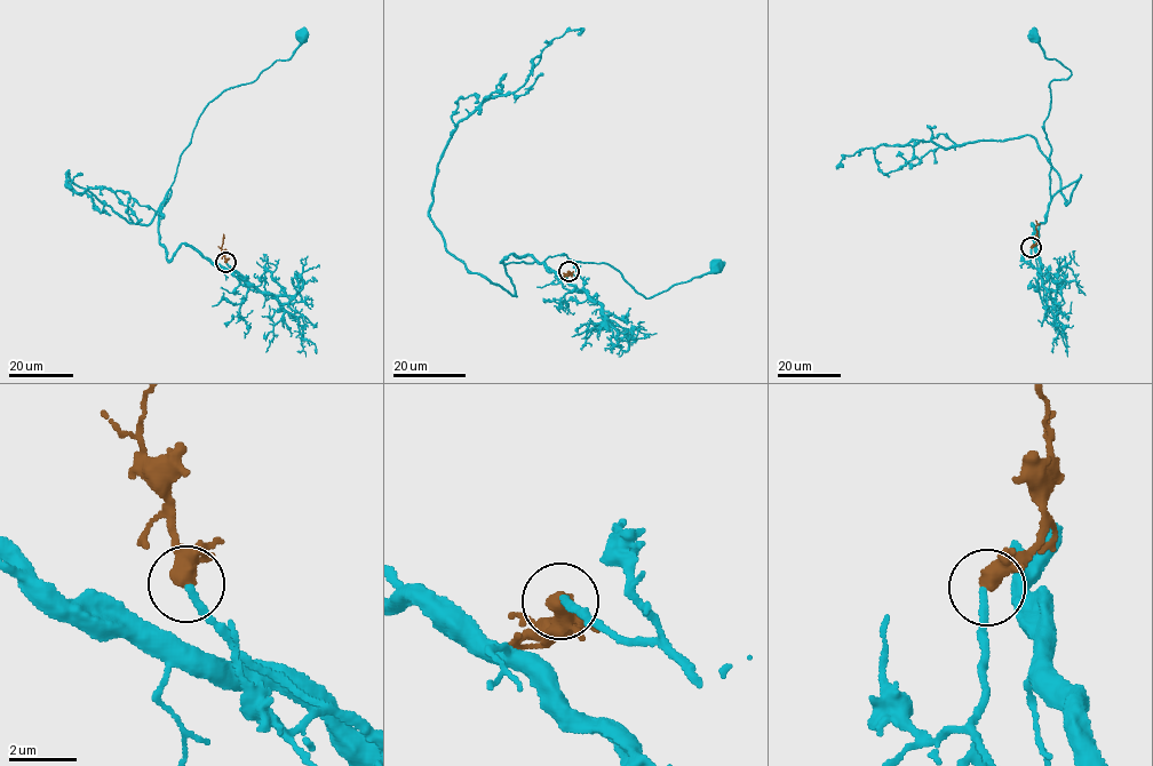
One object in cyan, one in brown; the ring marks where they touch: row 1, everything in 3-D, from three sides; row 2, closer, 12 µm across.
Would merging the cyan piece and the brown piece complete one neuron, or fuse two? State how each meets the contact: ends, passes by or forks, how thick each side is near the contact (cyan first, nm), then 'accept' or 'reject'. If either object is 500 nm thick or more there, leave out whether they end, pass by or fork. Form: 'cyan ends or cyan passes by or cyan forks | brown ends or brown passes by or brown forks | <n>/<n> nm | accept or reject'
200/550 nm | accept

